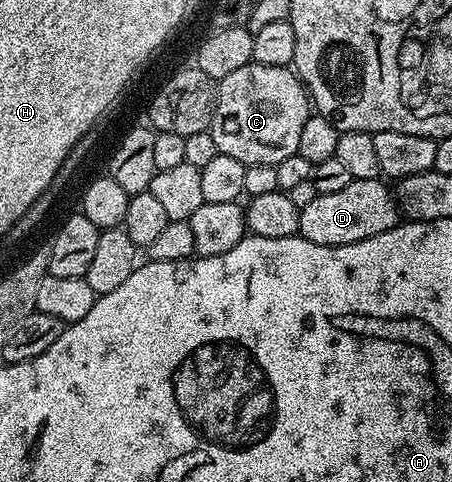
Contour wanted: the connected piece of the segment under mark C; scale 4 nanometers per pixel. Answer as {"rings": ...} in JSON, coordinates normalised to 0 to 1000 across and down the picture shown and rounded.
{"rings":[[[555,129],[520,145],[520,154],[507,154],[478,176],[471,249],[462,257],[460,274],[476,286],[476,303],[487,322],[520,328],[544,344],[555,340],[611,344],[617,336],[657,322],[662,284],[670,278],[670,261],[684,251],[686,239],[688,210],[675,176],[657,164],[655,147]]]}

